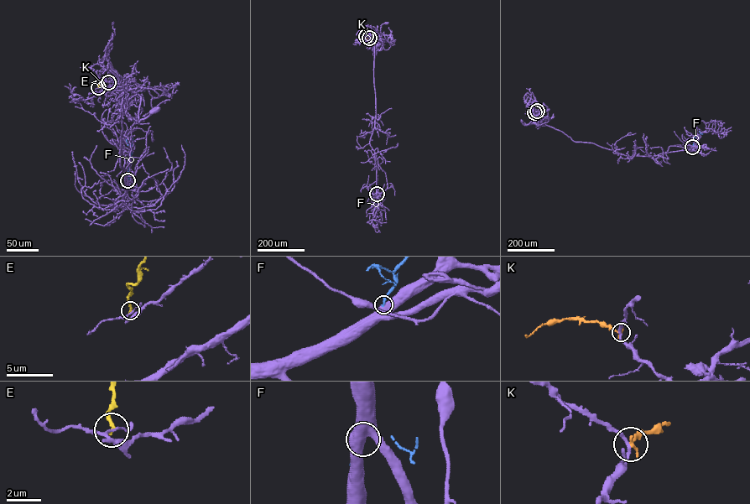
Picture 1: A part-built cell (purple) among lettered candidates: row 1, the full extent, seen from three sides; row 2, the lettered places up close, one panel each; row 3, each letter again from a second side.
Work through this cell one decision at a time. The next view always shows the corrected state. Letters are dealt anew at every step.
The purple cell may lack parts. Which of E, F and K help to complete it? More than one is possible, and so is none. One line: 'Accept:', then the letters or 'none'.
Accept: none

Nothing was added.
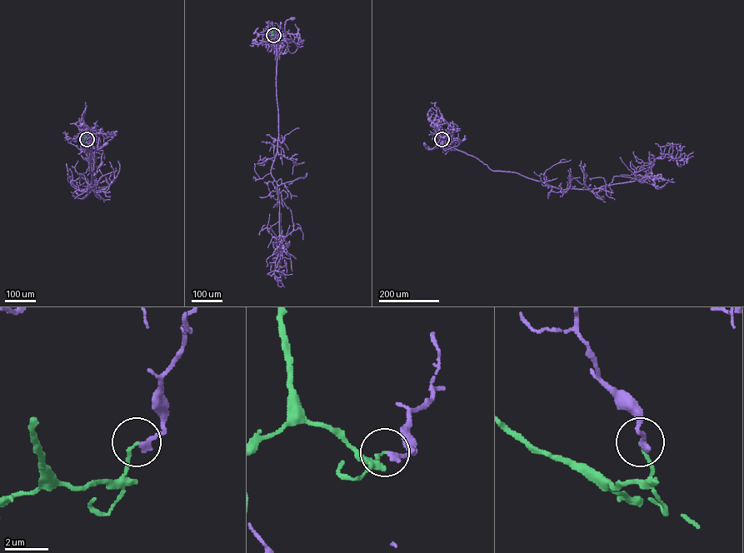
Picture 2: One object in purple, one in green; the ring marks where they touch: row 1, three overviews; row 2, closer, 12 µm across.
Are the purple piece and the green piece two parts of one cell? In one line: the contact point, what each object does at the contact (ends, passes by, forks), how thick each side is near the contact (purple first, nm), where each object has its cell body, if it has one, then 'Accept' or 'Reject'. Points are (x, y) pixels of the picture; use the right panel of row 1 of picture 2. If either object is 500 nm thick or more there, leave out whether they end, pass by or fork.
Place: (441, 139). At the ring purple ends. At the ring green ends. Thickness 240 nm (purple) against 120 nm. Soma of purple: (424, 144). Soma of green: none. Accept

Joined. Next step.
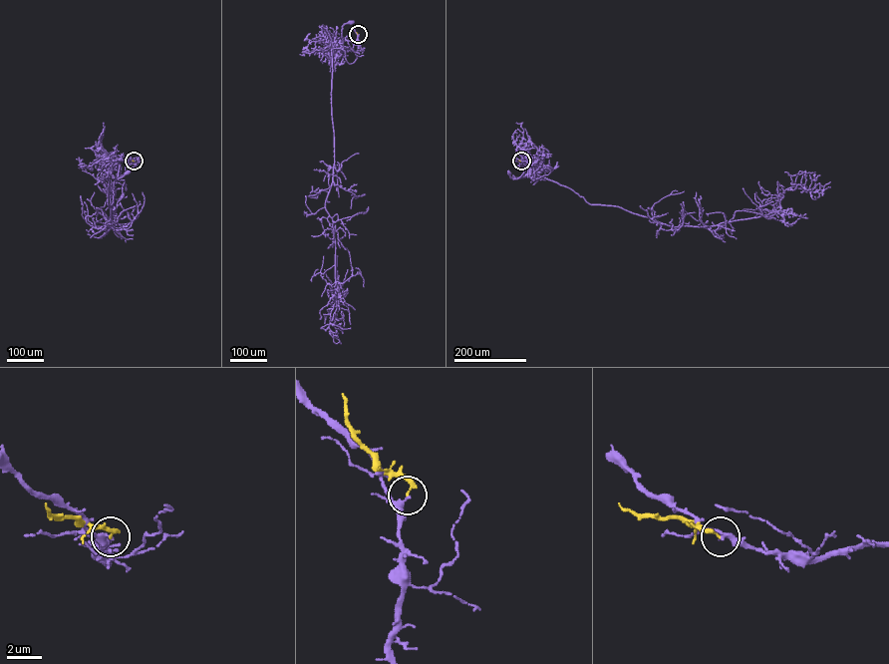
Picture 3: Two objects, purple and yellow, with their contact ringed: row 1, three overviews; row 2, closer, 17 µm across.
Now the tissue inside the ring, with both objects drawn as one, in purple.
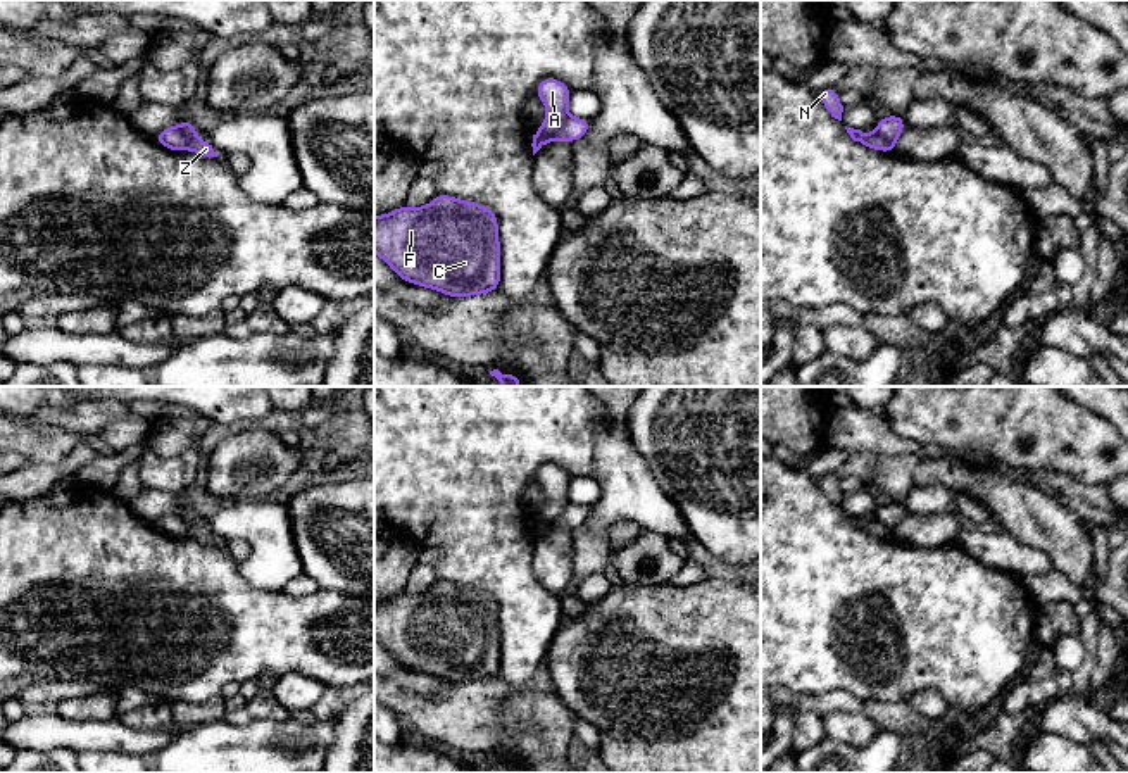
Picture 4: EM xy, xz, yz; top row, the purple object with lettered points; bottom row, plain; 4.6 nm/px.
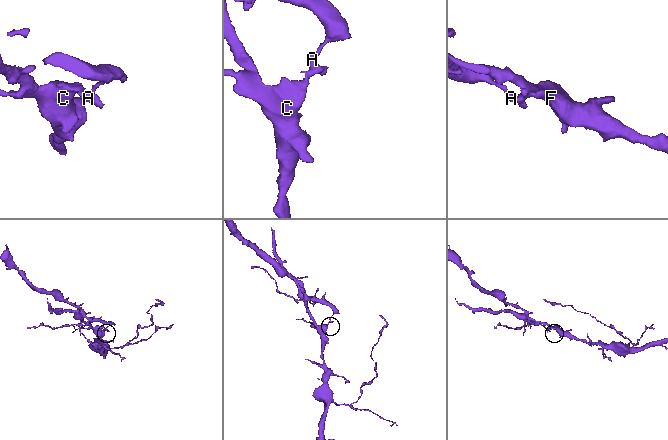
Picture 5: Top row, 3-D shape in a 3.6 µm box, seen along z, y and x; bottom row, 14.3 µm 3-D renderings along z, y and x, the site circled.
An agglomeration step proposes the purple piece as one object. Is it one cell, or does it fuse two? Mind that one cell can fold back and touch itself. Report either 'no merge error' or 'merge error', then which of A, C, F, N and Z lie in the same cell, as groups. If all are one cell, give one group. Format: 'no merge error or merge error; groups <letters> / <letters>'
merge error; groups A N / C F Z

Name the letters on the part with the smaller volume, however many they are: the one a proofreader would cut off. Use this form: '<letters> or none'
A, N

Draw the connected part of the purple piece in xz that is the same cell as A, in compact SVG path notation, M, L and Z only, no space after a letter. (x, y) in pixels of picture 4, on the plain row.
M545 464L542 466L536 474L535 481L543 488L547 493L547 504L540 511L538 518L554 521L569 504L567 488L571 483L571 474L559 468L557 464Z

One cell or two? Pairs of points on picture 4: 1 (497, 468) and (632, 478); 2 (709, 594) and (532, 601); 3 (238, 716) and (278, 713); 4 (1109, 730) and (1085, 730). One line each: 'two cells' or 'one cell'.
1: two cells
2: two cells
3: one cell
4: one cell

